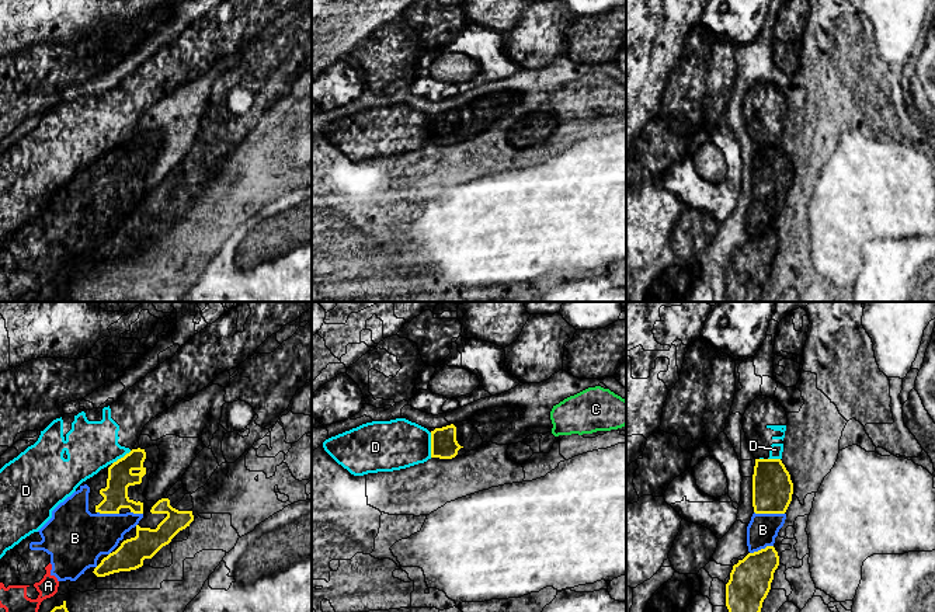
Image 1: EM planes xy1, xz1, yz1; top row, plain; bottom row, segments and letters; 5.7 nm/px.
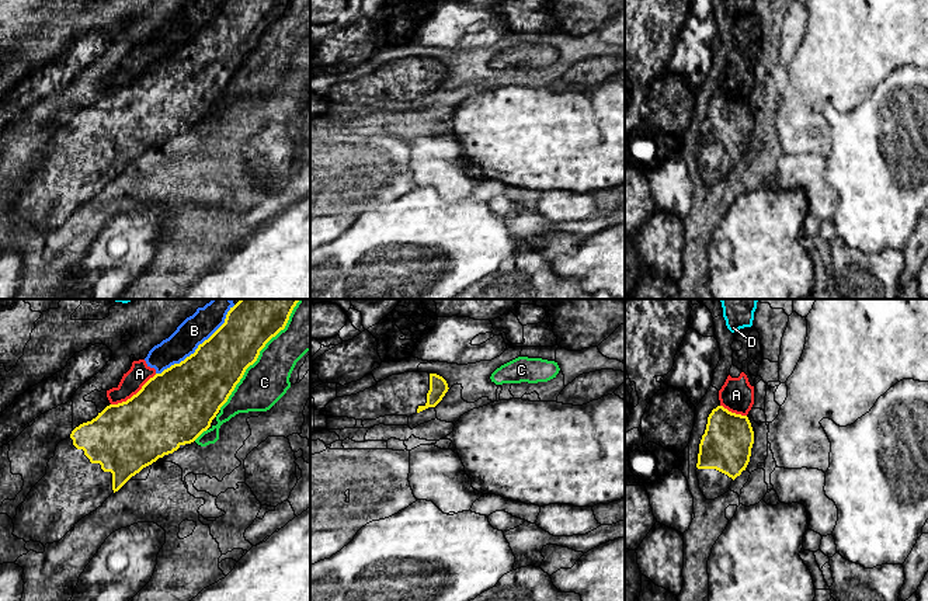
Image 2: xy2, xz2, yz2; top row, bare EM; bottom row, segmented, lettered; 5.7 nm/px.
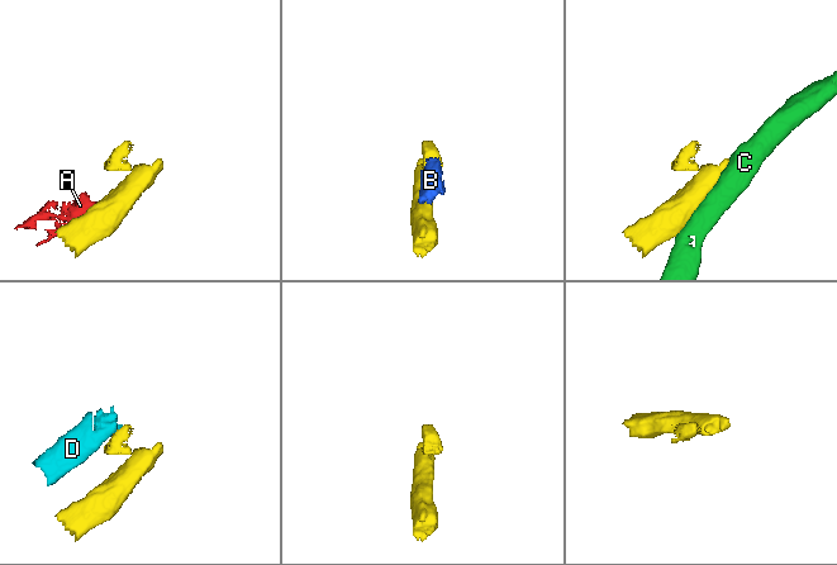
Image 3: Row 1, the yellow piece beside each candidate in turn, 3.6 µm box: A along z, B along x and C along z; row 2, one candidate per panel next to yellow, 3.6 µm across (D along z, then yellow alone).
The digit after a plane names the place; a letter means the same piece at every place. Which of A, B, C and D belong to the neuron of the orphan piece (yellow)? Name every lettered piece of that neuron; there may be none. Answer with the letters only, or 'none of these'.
none of these

